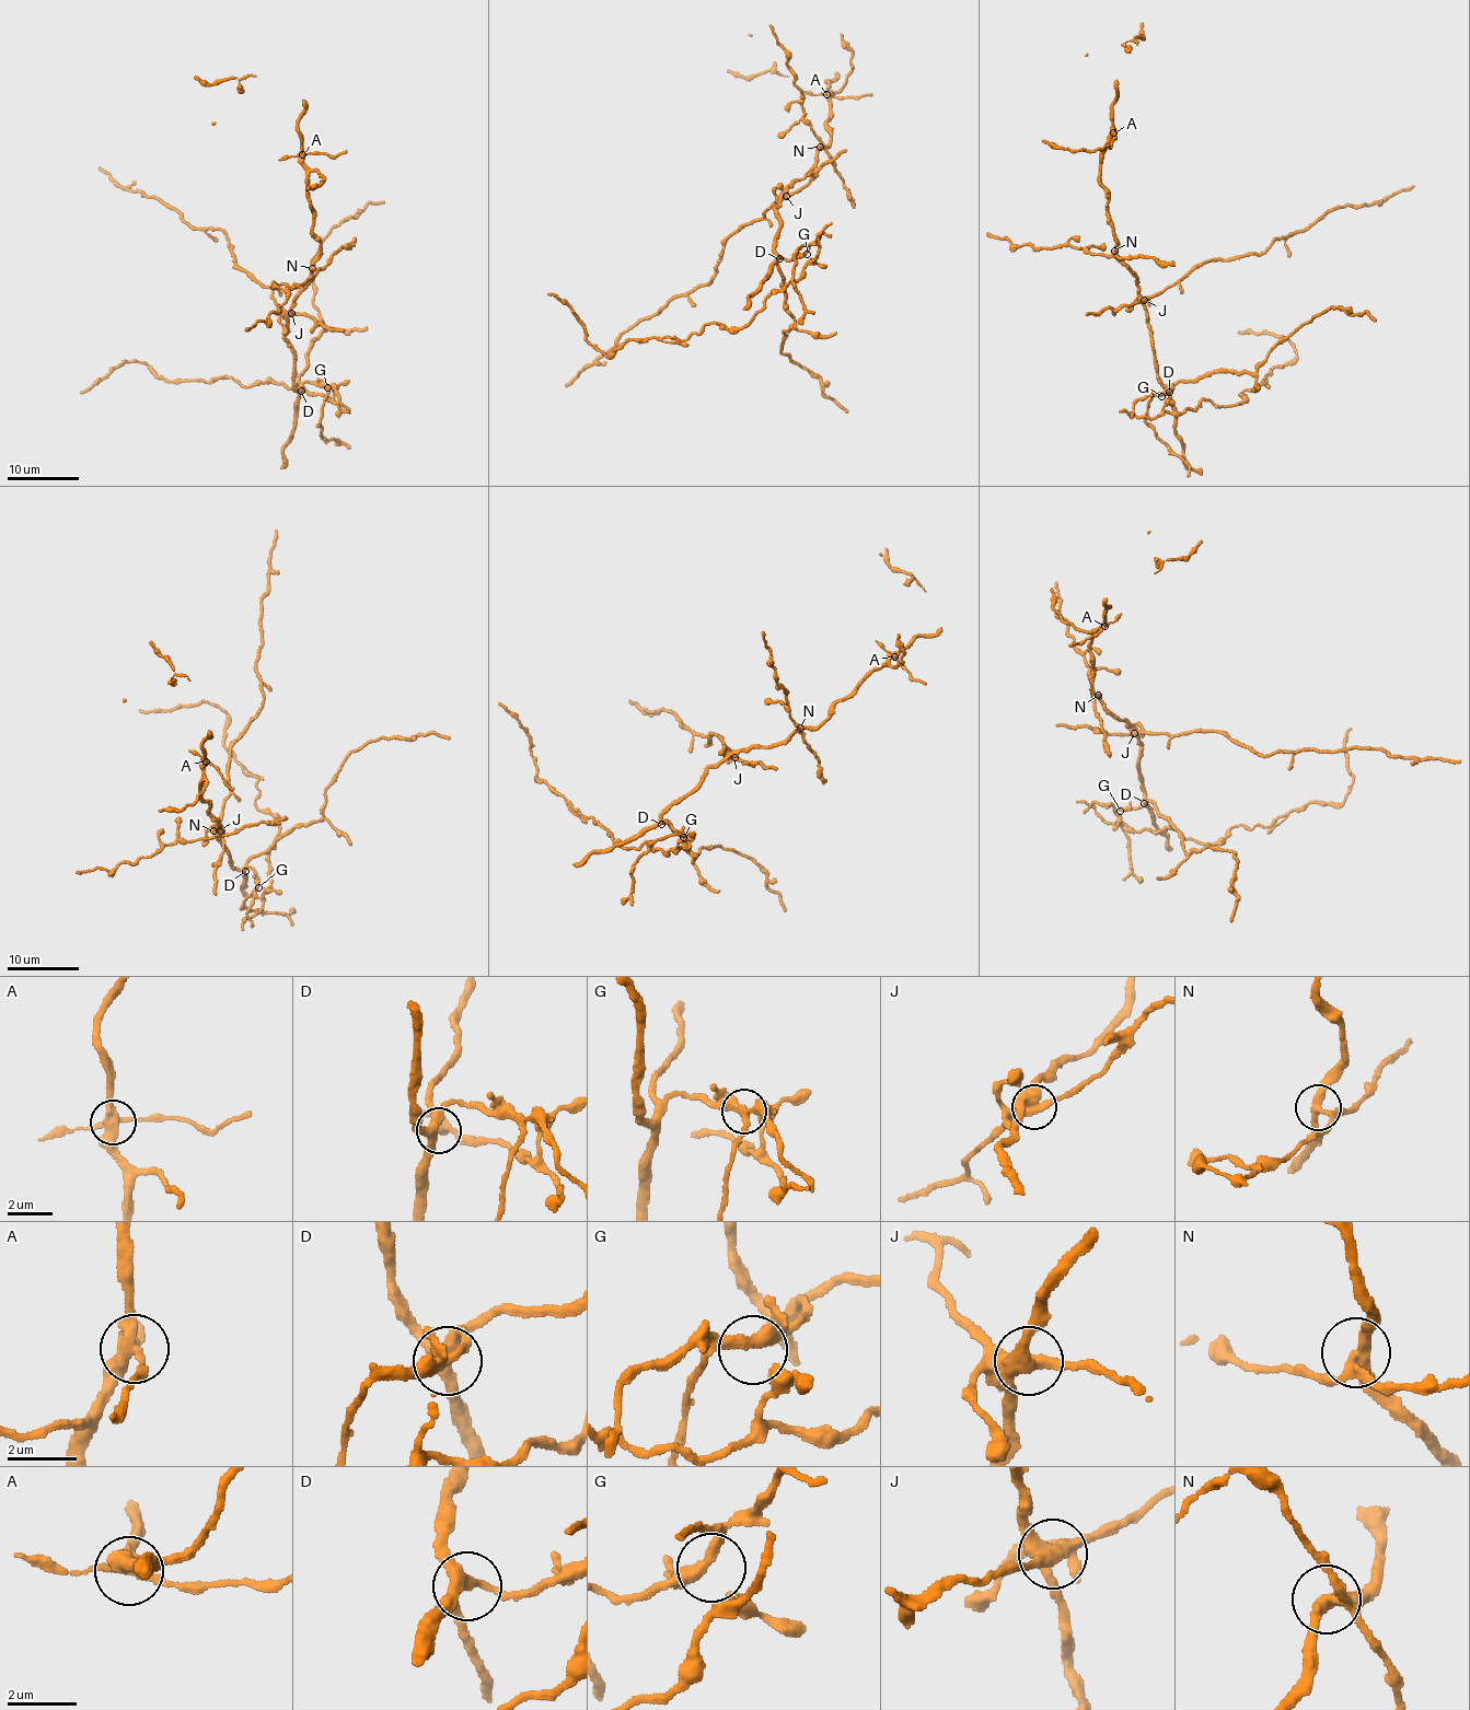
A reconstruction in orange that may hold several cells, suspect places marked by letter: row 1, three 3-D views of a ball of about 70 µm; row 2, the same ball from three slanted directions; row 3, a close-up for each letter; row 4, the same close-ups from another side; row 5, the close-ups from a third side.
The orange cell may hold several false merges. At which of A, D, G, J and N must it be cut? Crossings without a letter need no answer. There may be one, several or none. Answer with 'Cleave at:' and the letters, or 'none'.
Cleave at: A, J, N

